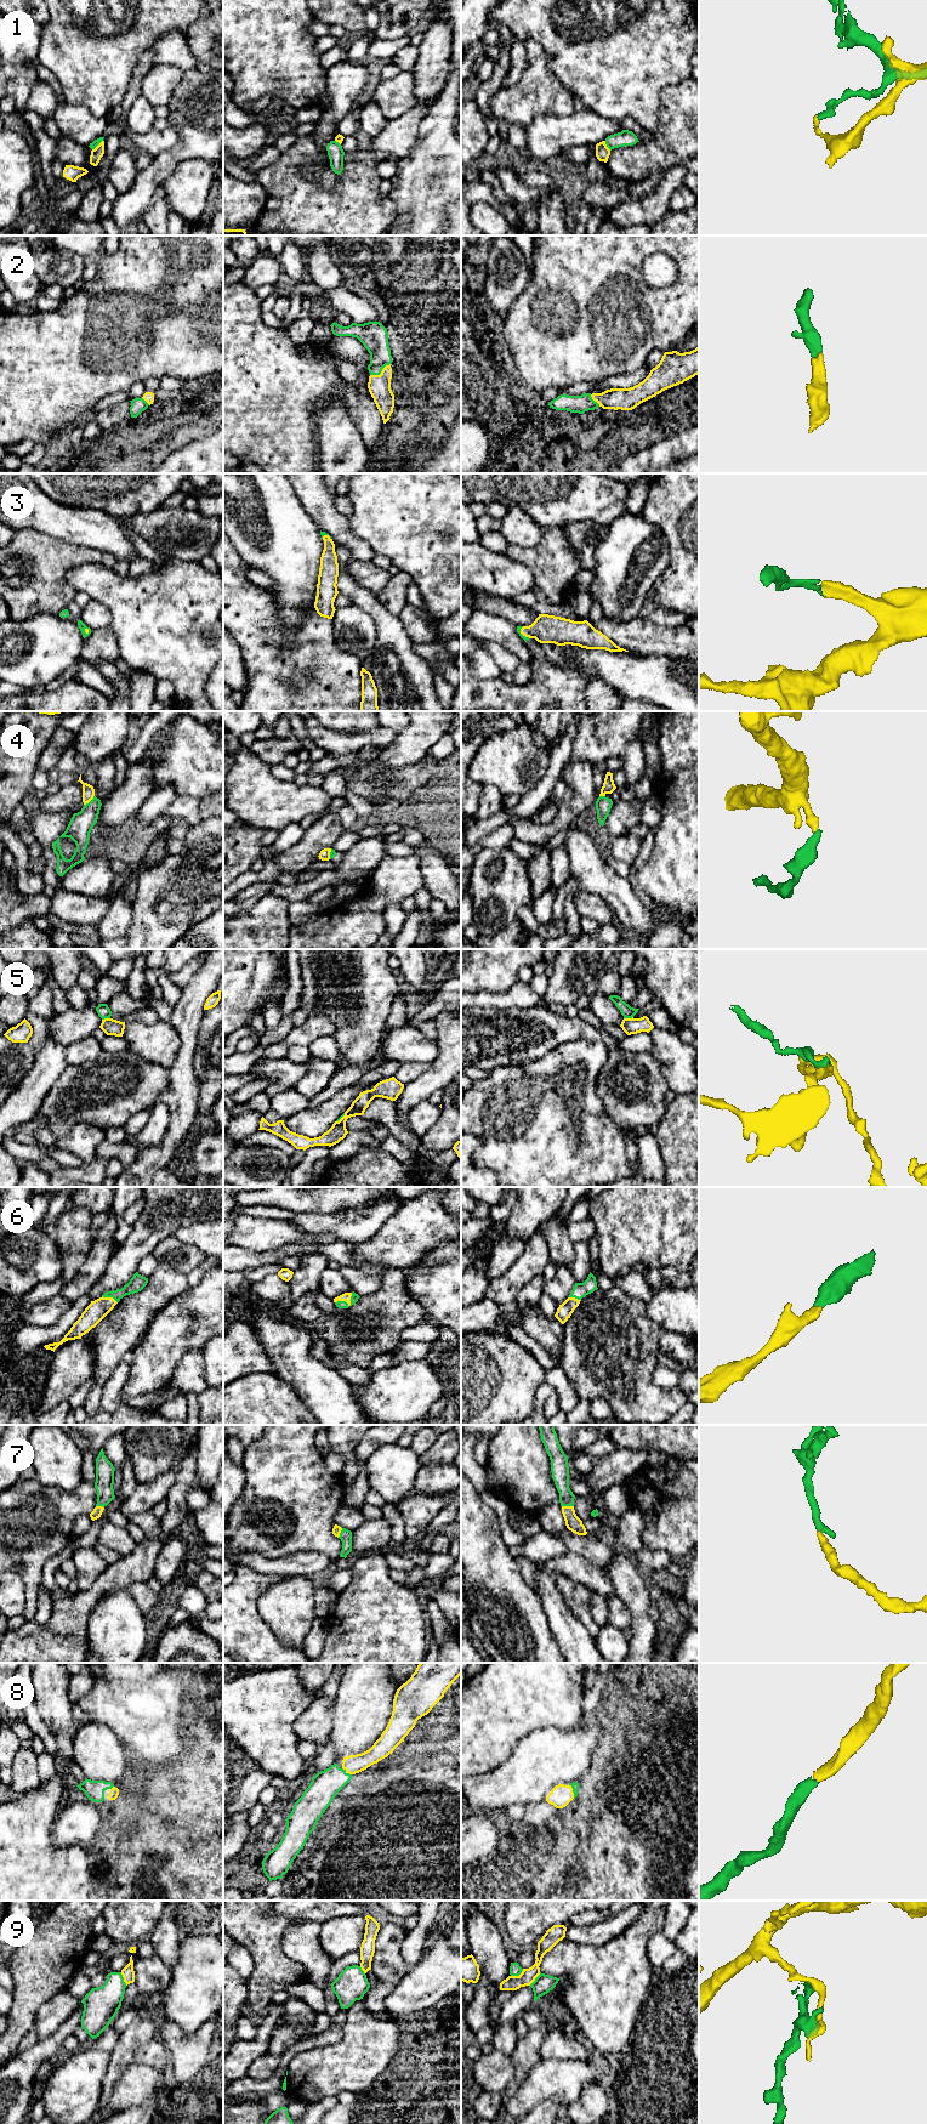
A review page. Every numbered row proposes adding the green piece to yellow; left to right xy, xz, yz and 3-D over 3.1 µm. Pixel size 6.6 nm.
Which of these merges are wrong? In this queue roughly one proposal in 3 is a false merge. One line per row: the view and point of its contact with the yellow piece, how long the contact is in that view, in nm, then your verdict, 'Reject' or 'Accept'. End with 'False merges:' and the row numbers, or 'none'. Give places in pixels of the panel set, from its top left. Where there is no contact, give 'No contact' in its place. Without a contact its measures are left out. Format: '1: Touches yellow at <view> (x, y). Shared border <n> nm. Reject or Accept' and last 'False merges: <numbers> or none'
1: Touches yellow at xy (98, 145). Shared border 100 nm. Reject
2: Touches yellow at xz (381, 373). Shared border 160 nm. Accept
3: Touches yellow at yz (522, 634). Shared border 90 nm. Accept
4: Touches yellow at xy (89, 801). Shared border 100 nm. Reject
5: Touches yellow at yz (627, 1018). Shared border 70 nm. Reject
6: Touches yellow at xy (109, 1298). Shared border 120 nm. Accept
7: Touches yellow at yz (568, 1506). Shared border 80 nm. Accept
8: Touches yellow at xz (350, 1773). Shared border 40 nm. Accept
9: Touches yellow at yz (517, 1976). Shared border 100 nm. Reject
False merges: 1, 4, 5, 9

